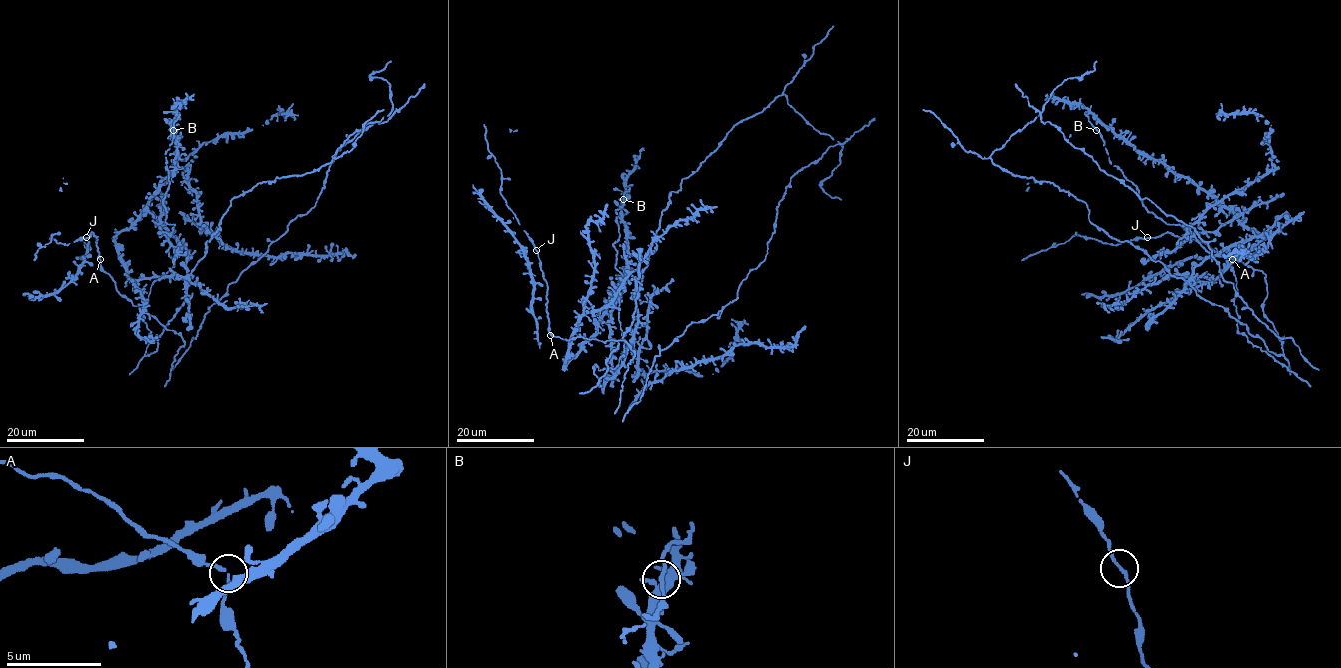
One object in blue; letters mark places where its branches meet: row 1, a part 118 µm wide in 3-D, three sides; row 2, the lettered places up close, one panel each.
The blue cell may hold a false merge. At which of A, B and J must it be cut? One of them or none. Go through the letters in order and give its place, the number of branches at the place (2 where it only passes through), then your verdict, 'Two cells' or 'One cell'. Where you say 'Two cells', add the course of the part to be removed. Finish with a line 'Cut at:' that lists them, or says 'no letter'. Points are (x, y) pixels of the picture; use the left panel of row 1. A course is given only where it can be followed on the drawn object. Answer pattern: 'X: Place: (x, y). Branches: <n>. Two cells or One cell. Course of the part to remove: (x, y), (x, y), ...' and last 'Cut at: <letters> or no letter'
A: Place: (100, 259). Branches: 2. One cell
B: Place: (173, 130). Branches: 2. One cell
J: Place: (86, 237). Branches: 2. One cell
Cut at: no letter

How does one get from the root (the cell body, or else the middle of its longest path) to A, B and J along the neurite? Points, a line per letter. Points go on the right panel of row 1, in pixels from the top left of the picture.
A: (1095, 226), (1159, 261), (1202, 298), (1222, 306), (1239, 322), (1237, 325), (1231, 259)
B: (1095, 226), (1137, 245), (1168, 276), (1214, 279), (1262, 238), (1089, 113), (1096, 130)
J: (1095, 226), (1159, 261), (1202, 298), (1222, 306), (1237, 325), (1230, 259), (1197, 239), (1169, 233), (1147, 237)

